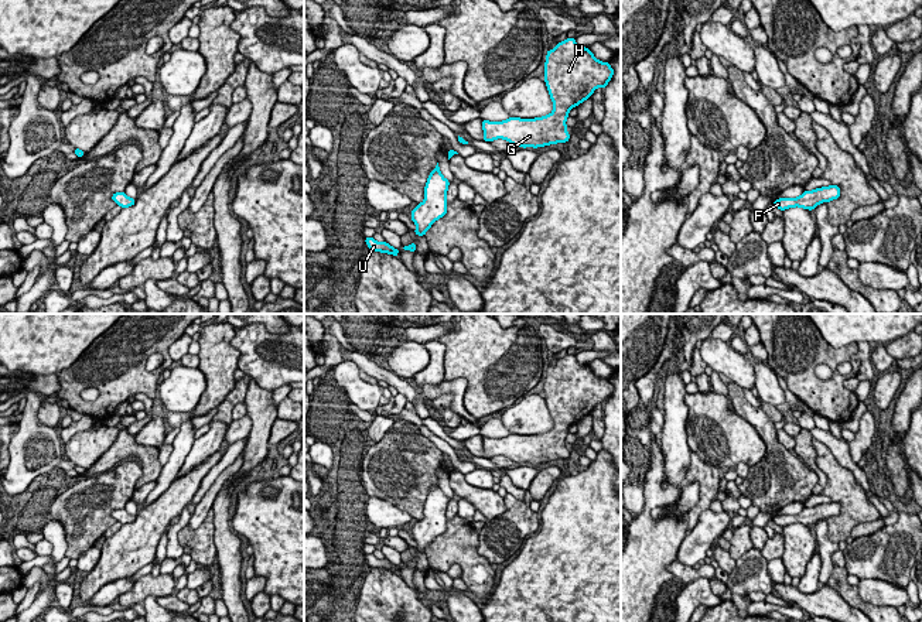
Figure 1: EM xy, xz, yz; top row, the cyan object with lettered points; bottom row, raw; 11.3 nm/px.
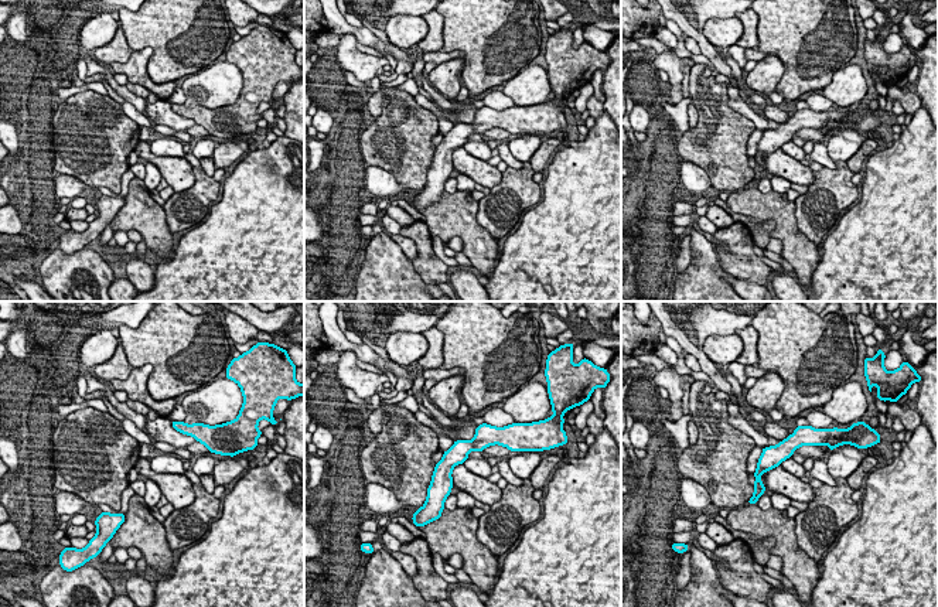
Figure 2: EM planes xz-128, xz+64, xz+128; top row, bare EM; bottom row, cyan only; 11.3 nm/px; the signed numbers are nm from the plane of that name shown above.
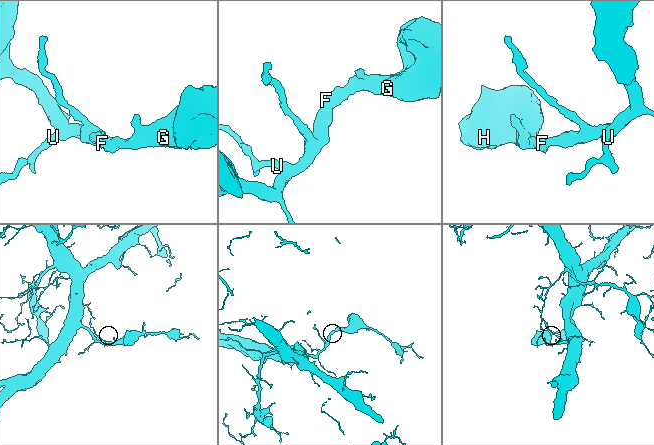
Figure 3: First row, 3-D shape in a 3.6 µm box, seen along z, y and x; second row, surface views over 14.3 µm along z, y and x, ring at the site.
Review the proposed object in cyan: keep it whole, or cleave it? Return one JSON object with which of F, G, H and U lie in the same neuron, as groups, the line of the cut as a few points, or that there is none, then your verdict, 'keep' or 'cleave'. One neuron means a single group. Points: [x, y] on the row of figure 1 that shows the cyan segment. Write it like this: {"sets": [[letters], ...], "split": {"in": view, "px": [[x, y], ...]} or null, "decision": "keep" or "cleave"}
{"sets": [["F", "G", "H", "U"]], "split": null, "decision": "keep"}

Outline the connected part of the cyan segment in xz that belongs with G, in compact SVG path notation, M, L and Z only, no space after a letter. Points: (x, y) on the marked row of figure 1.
M567 38L547 51L543 72L553 112L536 119L482 120L484 141L503 139L523 148L567 143L570 109L591 98L597 88L605 88L614 75L608 62L598 61L587 47L580 48L576 38Z

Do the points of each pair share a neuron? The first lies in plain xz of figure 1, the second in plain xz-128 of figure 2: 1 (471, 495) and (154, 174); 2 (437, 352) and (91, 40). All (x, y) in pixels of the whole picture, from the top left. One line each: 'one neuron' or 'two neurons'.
1: two neurons
2: two neurons

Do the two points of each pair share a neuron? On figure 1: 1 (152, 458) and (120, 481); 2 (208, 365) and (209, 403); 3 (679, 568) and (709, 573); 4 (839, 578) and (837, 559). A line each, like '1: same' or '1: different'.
1: different
2: same
3: same
4: different

